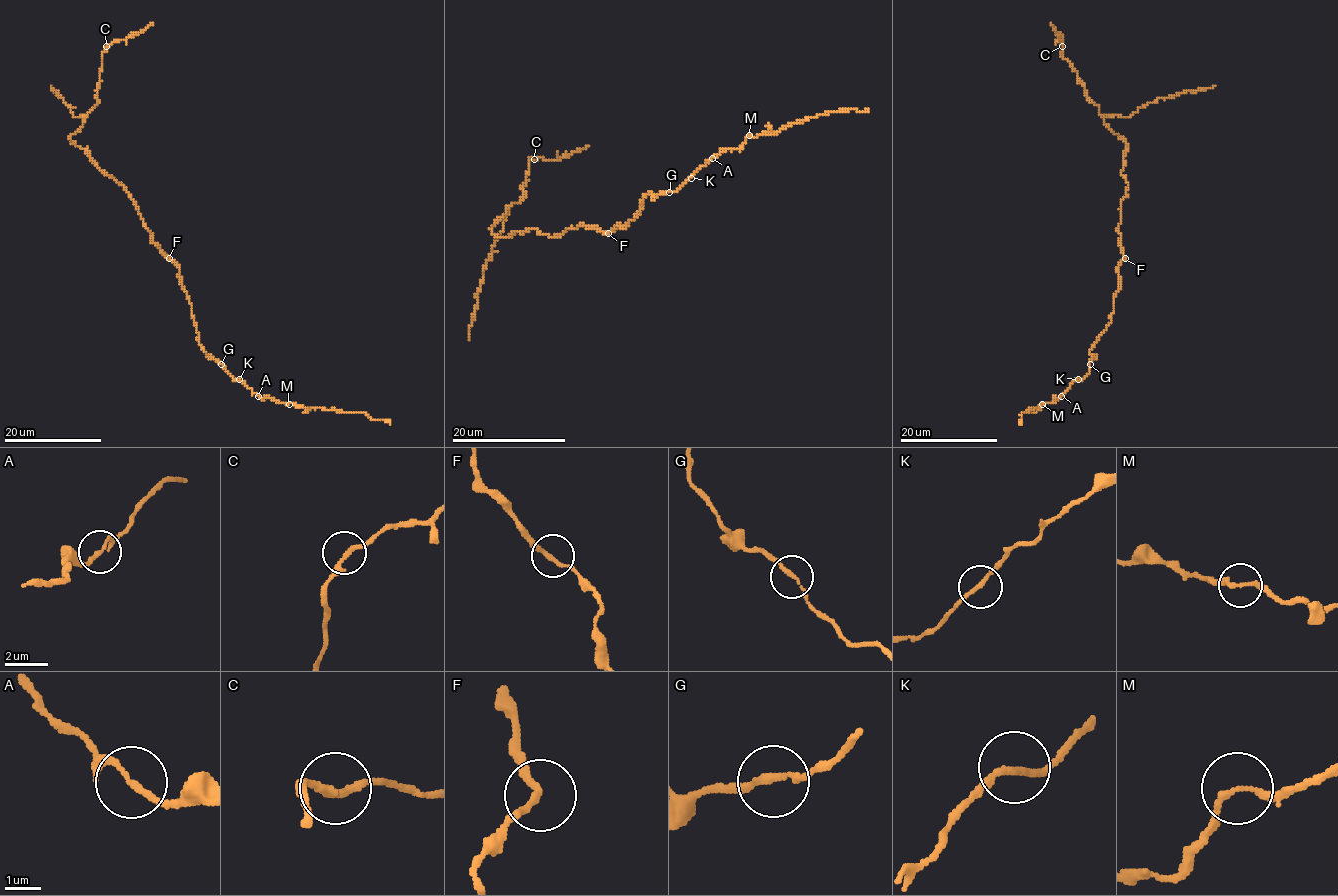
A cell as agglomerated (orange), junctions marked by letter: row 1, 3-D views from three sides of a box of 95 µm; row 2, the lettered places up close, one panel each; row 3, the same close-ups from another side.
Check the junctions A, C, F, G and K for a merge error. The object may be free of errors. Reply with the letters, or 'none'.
none

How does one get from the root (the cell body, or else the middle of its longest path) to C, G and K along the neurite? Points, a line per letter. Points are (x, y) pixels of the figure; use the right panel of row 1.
C: (1124, 258), (1117, 228), (1127, 187), (1120, 173), (1127, 144), (1086, 96), (1078, 73), (1061, 55), (1062, 46)
G: (1124, 258), (1117, 266), (1119, 289), (1114, 297), (1112, 322), (1091, 348), (1090, 364)
K: (1124, 258), (1117, 266), (1119, 289), (1114, 297), (1112, 322), (1091, 348), (1090, 371), (1078, 379)

